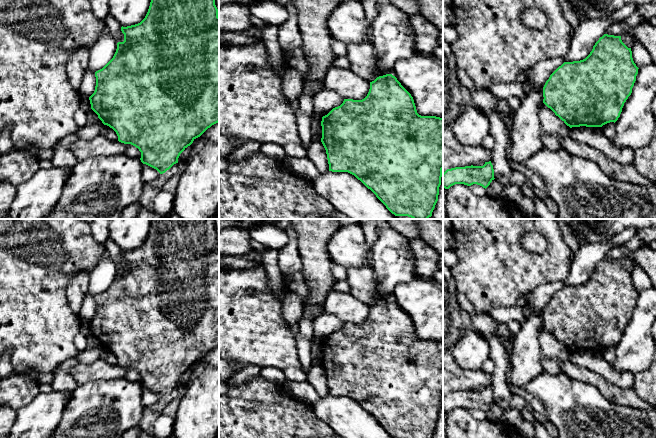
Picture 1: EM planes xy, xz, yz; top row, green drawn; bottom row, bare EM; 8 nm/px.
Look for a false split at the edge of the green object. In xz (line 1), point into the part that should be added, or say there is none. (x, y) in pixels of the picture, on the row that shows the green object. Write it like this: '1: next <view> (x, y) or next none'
1: next none

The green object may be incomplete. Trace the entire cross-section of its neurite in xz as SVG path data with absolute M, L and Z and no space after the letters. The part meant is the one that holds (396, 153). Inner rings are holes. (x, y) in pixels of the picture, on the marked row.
M386 74L370 82L369 92L362 100L344 99L340 106L322 117L321 126L329 171L354 175L395 216L412 219L432 216L443 170L443 118L419 115L413 97L395 76Z

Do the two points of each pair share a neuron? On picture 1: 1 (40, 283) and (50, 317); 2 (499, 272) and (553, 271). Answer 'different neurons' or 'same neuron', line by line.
1: same neuron
2: same neuron

